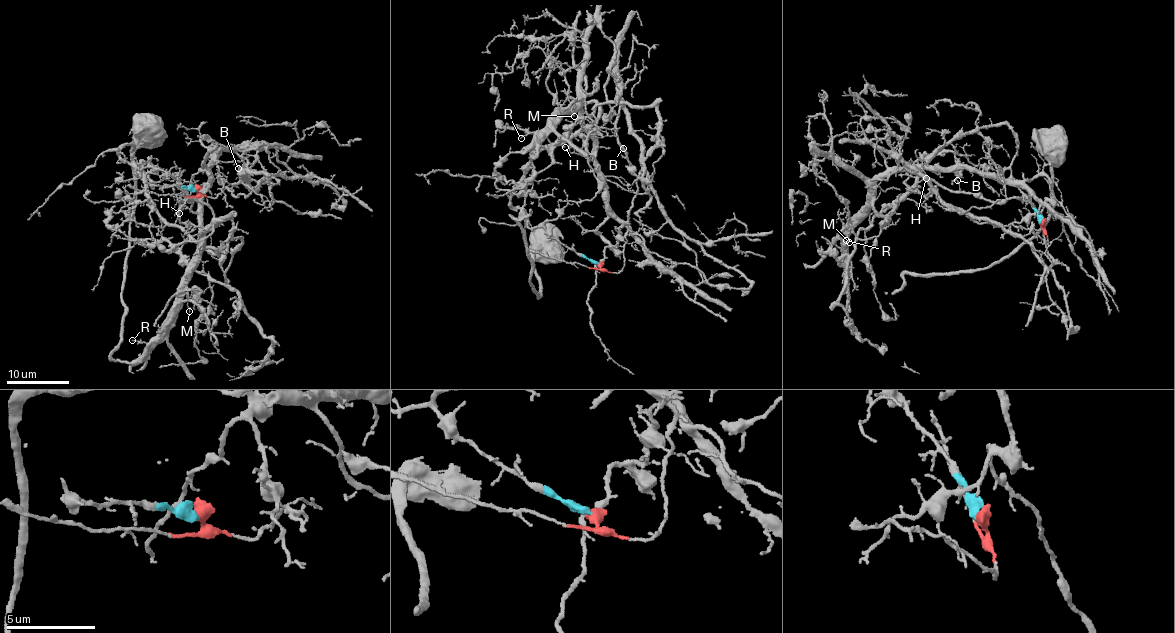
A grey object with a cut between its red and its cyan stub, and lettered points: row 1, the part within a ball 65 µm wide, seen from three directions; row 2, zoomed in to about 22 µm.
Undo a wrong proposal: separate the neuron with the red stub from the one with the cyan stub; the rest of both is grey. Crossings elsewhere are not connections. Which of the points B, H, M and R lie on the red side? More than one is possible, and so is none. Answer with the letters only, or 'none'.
B

